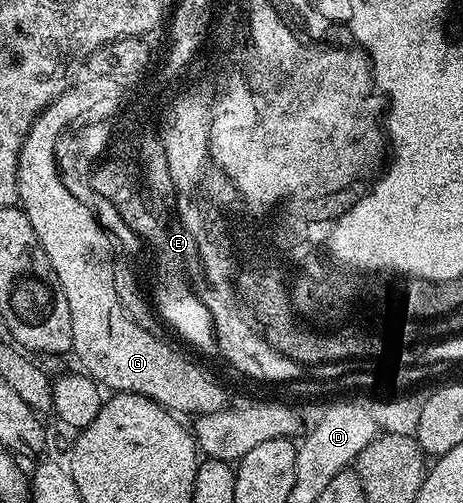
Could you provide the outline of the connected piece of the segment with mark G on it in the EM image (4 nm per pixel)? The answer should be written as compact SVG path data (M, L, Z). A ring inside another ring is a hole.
M91 75L83 84L75 83L62 92L32 122L28 134L24 138L24 146L20 146L18 165L16 166L16 190L18 204L26 213L28 222L32 222L32 230L36 230L36 238L48 254L48 262L52 262L52 270L56 274L59 286L64 290L64 298L68 298L68 314L72 314L72 349L82 363L81 371L97 382L103 389L111 388L111 393L131 392L147 396L156 401L162 408L169 408L183 417L197 418L204 414L219 412L227 407L226 392L195 362L178 360L174 352L162 348L146 336L145 330L136 330L126 310L118 309L114 284L110 284L110 248L106 248L106 235L102 229L102 220L94 217L93 210L76 195L69 192L62 176L58 173L58 156L60 157L60 133L63 124L70 120L79 123L81 115L99 100L106 100L116 94L116 87L110 80L100 80Z

